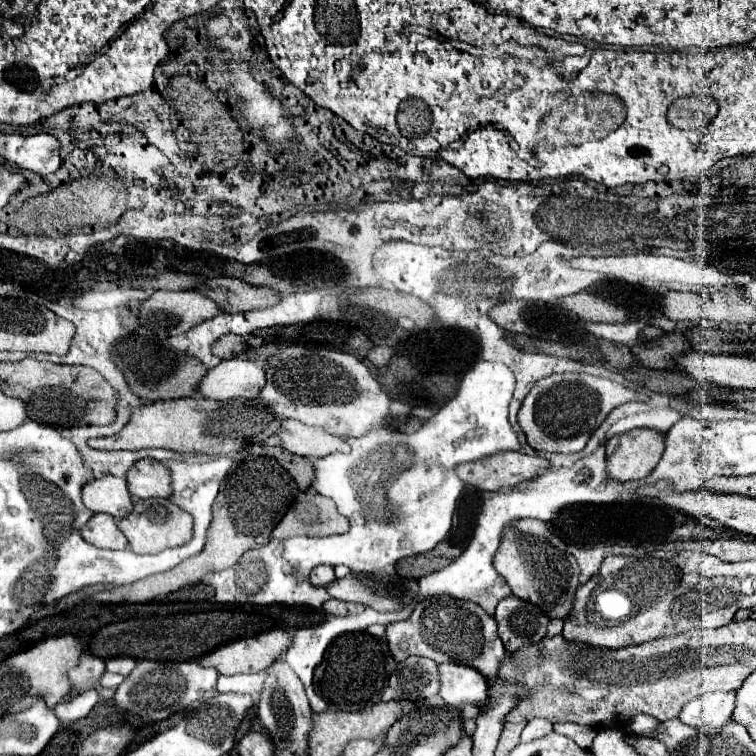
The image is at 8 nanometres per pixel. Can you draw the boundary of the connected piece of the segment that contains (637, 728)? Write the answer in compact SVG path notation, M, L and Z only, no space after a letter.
M637 715L629 723L629 731L635 735L643 735L643 733L657 729L657 725L659 725L659 721L655 721L651 715Z

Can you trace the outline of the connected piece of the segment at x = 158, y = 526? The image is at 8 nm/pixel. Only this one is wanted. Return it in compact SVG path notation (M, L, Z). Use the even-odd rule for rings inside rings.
M139 499L133 505L133 511L119 519L119 529L125 533L129 547L135 553L159 553L167 547L185 545L193 535L193 517L173 505L169 499Z

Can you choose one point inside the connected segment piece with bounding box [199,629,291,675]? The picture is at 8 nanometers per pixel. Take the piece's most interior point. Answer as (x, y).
(253, 654)

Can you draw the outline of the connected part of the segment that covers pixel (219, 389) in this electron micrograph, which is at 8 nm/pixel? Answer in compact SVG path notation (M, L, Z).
M233 357L223 359L217 367L209 369L205 377L199 381L197 393L205 399L215 401L227 401L233 397L255 399L263 385L265 385L263 367L255 365L255 361Z

